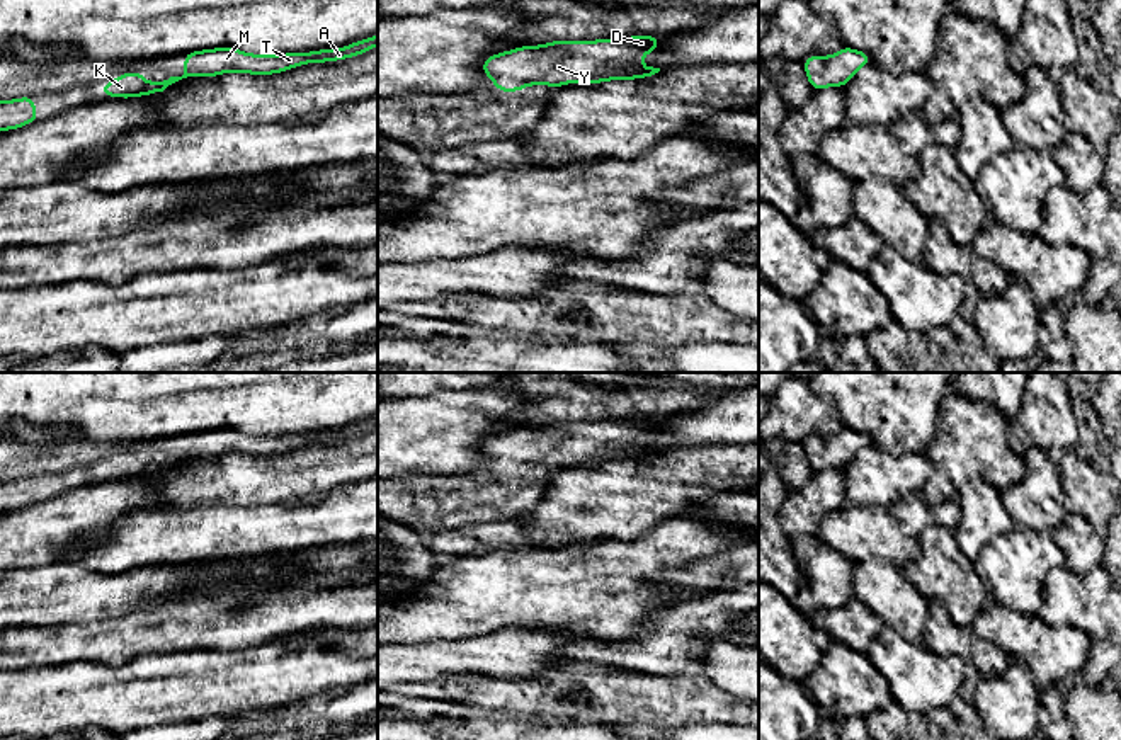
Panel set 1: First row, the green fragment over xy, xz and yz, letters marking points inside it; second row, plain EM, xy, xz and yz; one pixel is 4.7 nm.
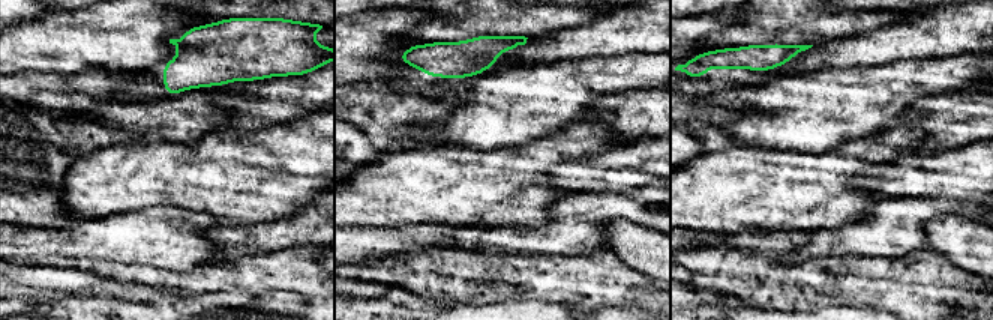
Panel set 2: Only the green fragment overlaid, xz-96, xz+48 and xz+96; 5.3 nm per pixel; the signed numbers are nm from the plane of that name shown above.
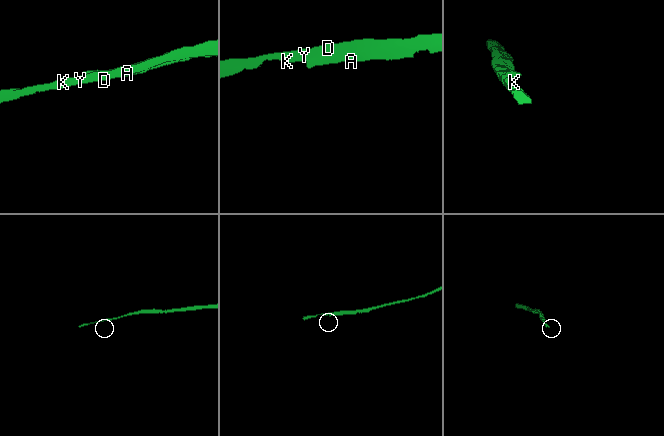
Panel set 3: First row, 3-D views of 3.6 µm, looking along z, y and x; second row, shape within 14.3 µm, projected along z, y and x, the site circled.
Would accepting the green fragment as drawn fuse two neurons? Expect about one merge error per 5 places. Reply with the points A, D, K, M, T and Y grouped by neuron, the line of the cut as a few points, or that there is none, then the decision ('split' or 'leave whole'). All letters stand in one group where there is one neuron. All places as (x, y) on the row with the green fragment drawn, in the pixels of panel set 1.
A D K M T Y | no cut | leave whole

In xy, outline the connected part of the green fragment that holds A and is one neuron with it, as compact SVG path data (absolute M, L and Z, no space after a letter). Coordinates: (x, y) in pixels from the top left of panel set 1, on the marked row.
M378 34L357 43L350 43L337 49L316 49L306 53L286 54L248 54L231 48L214 48L204 51L192 51L184 54L184 75L170 77L163 82L146 82L141 71L134 70L116 77L112 82L100 85L102 97L143 97L163 92L168 85L187 77L218 77L221 73L242 71L252 75L282 73L286 70L303 66L308 63L342 61L352 56L361 56L378 46Z

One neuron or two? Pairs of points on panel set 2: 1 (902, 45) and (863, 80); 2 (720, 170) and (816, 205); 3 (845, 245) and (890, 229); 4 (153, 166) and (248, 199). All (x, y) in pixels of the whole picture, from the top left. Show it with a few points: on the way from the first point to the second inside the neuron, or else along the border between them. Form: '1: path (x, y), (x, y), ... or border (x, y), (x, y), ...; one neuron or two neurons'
1: border (903, 60), (845, 68); two neurons
2: path (744, 190), (792, 191); one neuron
3: path (855, 238), (879, 235); one neuron
4: path (177, 182), (224, 191); one neuron

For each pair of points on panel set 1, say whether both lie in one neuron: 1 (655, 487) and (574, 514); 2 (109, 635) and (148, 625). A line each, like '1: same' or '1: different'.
1: same
2: same

